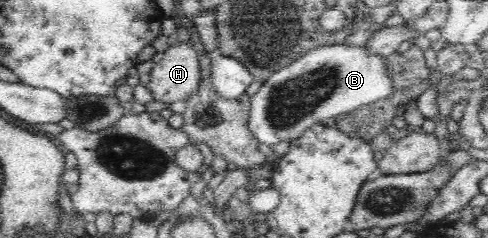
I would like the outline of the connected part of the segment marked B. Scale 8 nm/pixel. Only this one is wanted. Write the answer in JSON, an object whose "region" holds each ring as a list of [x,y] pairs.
{"region":[[[322,45],[299,60],[273,72],[250,102],[248,124],[259,143],[268,145],[291,141],[316,122],[346,114],[356,108],[390,98],[395,92],[394,77],[387,58],[370,47]]]}

